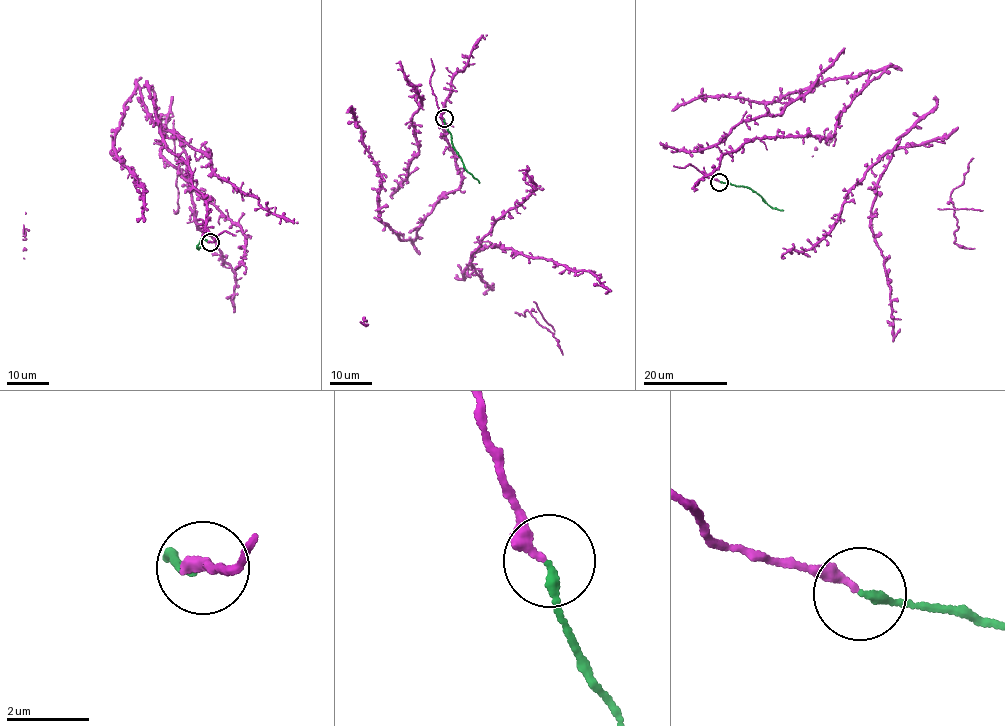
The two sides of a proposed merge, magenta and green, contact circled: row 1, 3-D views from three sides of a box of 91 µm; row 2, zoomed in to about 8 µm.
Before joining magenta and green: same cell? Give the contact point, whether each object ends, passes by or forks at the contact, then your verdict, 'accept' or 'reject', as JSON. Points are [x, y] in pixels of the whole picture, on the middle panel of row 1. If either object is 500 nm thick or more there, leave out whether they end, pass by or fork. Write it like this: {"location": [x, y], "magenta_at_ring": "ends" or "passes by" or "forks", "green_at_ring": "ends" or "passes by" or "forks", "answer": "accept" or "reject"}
{"location": [444, 118], "magenta_at_ring": "ends", "green_at_ring": "ends", "answer": "accept"}

